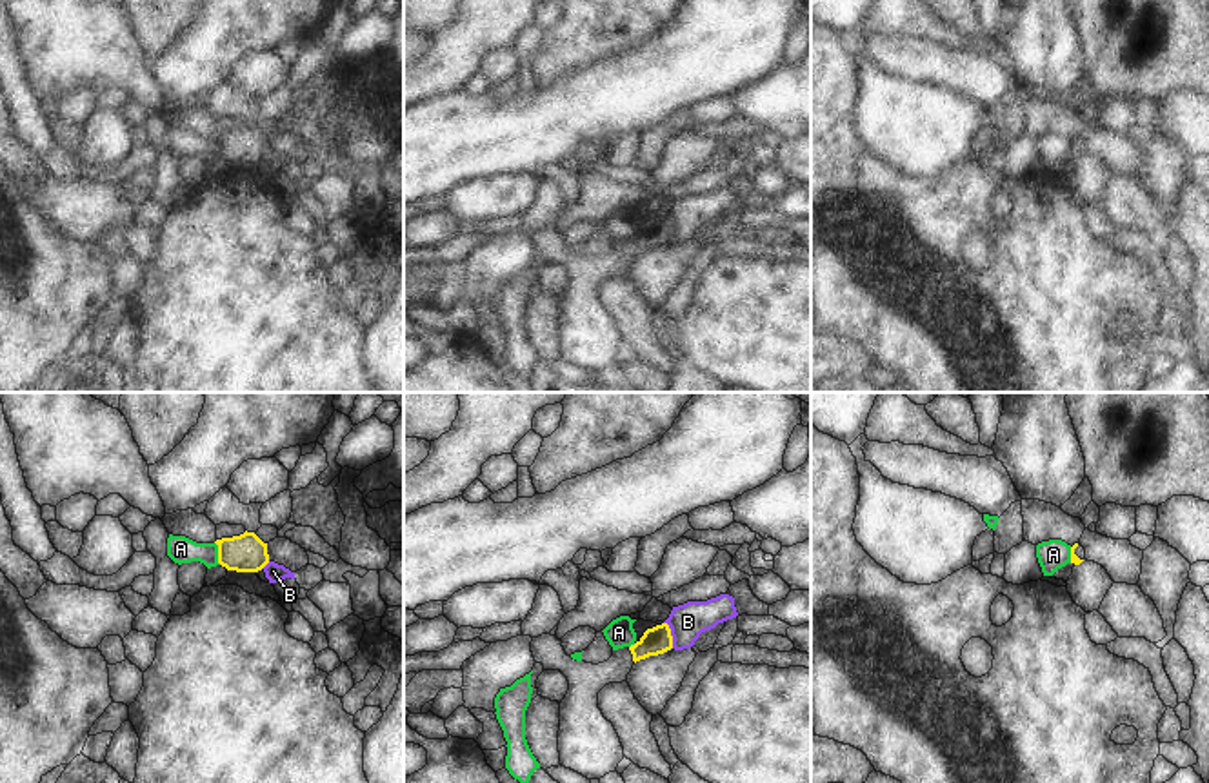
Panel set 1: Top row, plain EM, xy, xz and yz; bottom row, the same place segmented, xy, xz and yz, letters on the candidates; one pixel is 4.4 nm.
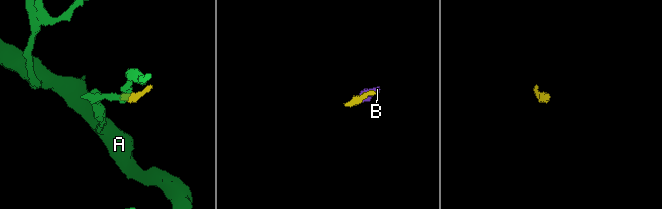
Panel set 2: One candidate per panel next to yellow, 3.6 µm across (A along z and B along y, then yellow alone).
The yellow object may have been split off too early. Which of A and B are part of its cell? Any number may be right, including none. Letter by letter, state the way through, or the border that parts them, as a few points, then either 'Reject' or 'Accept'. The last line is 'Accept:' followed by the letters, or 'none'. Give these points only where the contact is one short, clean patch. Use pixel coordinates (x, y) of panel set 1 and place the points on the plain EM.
A: Boundary: xy (215, 135), (220, 157). Reject
B: Boundary: xz (664, 215), (671, 226), (673, 240). Reject
Accept: none.

